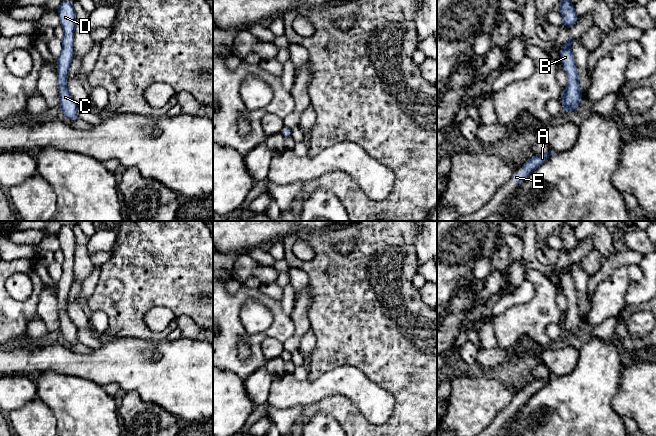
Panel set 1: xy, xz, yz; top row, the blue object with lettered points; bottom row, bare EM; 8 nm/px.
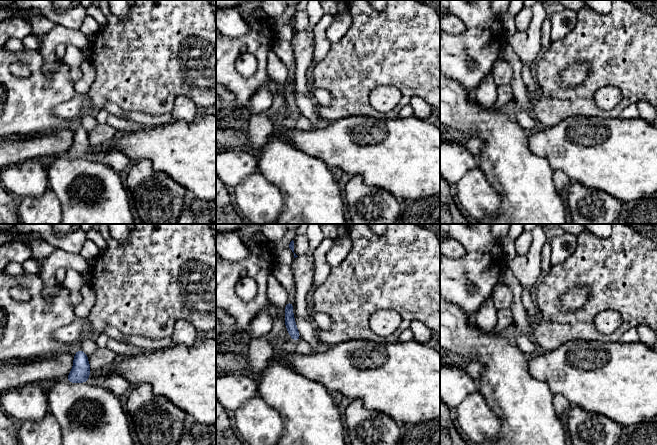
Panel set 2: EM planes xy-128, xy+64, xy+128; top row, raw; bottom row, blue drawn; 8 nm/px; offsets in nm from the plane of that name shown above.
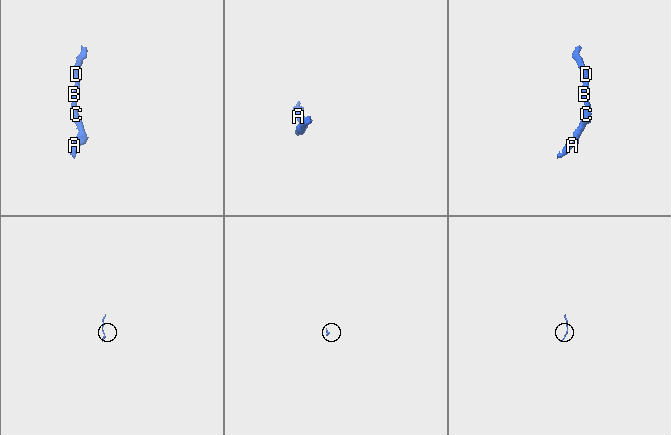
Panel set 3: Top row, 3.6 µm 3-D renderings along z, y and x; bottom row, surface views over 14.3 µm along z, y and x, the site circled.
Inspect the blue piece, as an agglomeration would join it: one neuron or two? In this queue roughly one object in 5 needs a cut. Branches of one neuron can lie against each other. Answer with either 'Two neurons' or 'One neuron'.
One neuron

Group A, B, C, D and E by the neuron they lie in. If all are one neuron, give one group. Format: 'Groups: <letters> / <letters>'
Groups: A B C D E

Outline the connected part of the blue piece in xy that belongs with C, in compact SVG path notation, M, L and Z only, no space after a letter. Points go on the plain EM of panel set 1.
M74 224L61 225L57 233L60 249L64 253L64 262L61 264L62 275L57 282L58 312L60 328L59 333L71 345L78 341L78 329L70 319L67 312L68 295L73 283L74 253L76 237L73 231Z

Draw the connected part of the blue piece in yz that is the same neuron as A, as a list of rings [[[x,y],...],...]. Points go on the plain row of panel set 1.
[[[550,374],[544,379],[534,379],[531,383],[527,384],[522,390],[522,397],[515,397],[512,400],[513,406],[521,408],[536,392],[544,387],[554,376]]]

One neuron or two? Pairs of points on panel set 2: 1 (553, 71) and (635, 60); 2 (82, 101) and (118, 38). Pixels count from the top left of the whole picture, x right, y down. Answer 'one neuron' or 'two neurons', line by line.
1: one neuron
2: two neurons

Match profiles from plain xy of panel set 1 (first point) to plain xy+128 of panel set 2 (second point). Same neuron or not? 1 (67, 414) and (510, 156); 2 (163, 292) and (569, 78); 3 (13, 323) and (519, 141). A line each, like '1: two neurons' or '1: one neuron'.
1: one neuron
2: two neurons
3: two neurons

